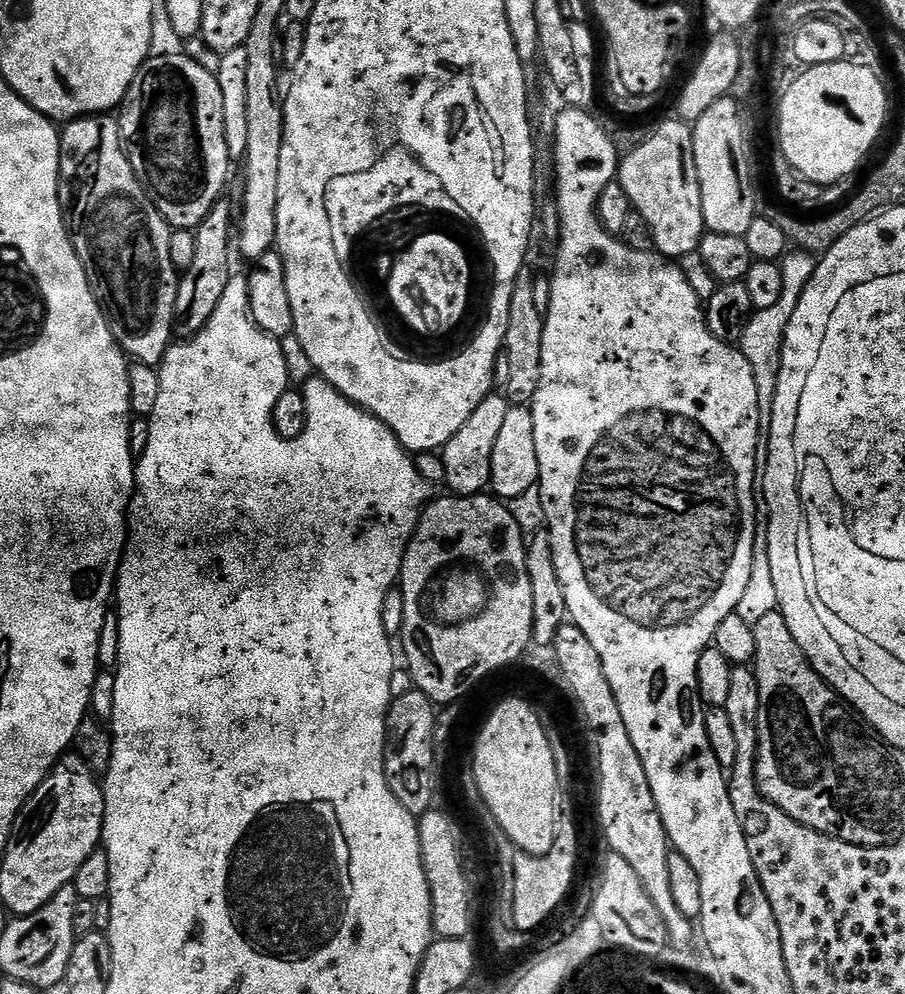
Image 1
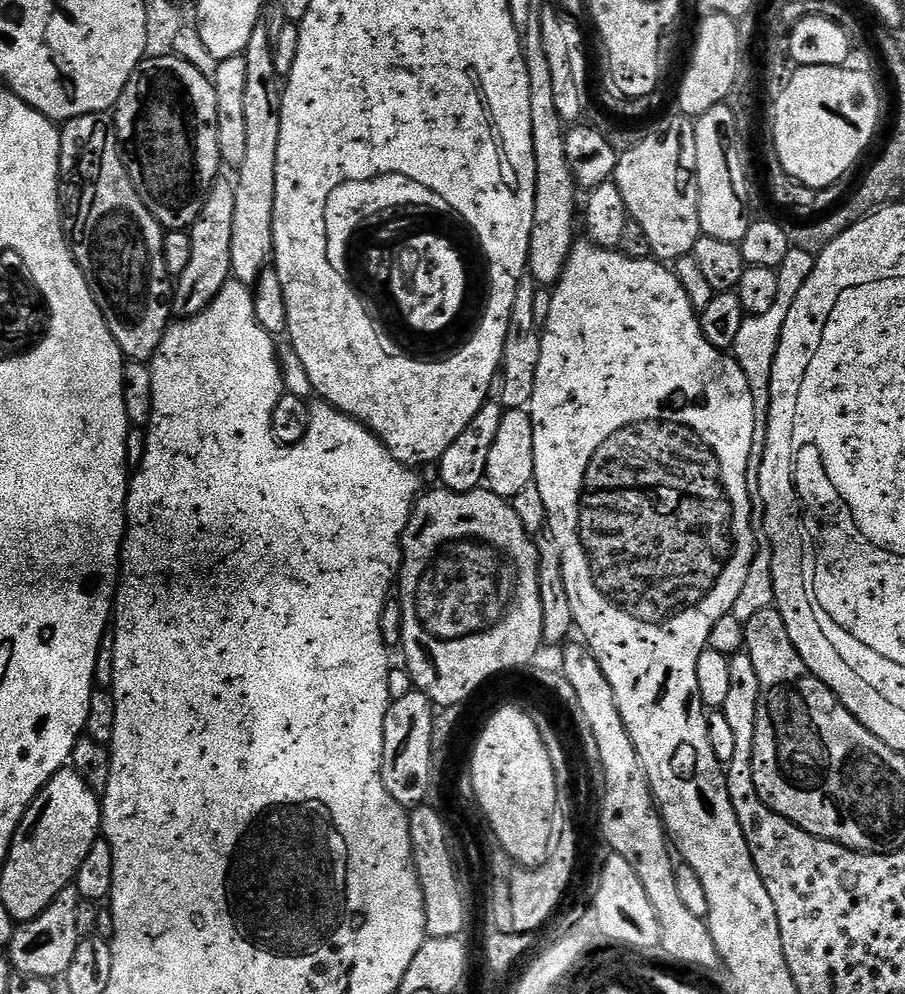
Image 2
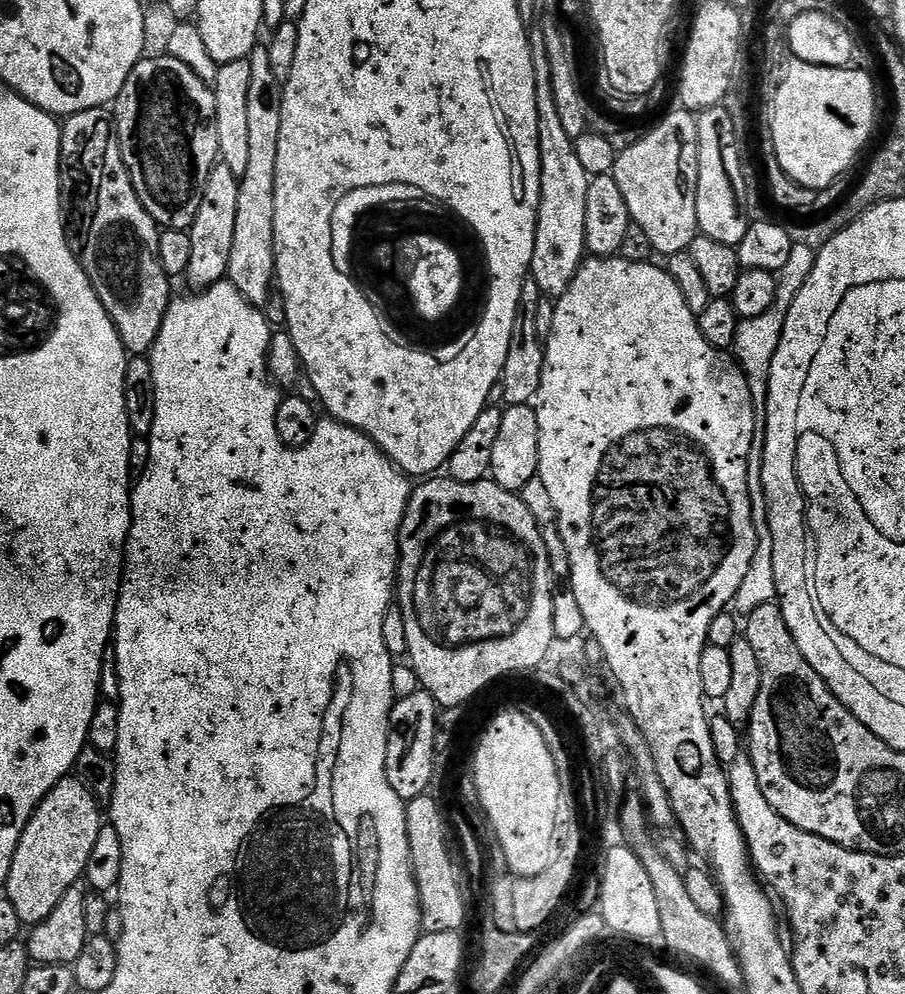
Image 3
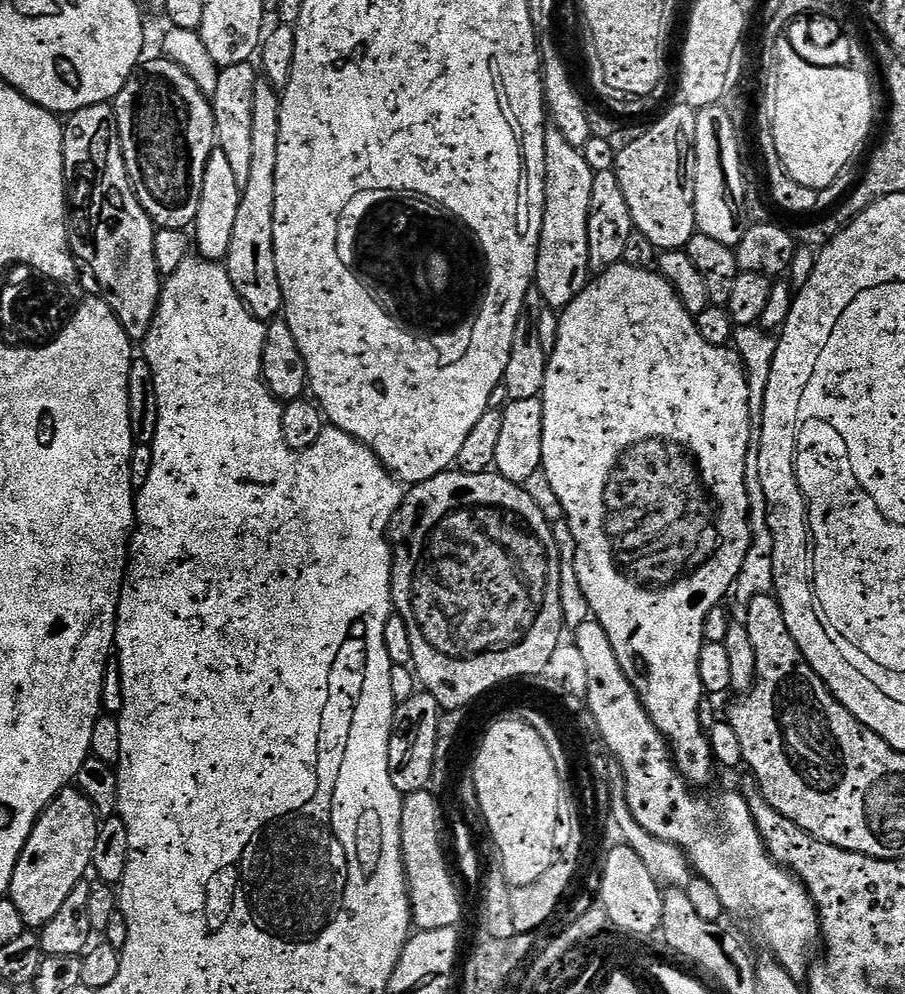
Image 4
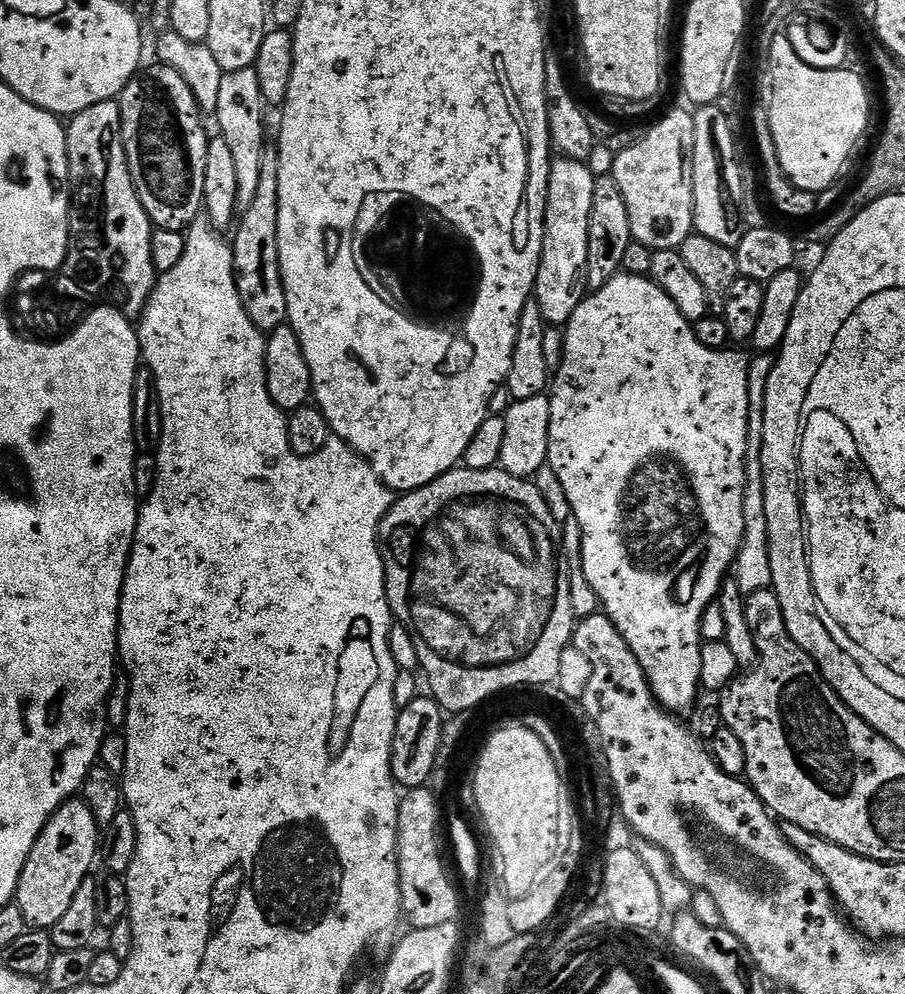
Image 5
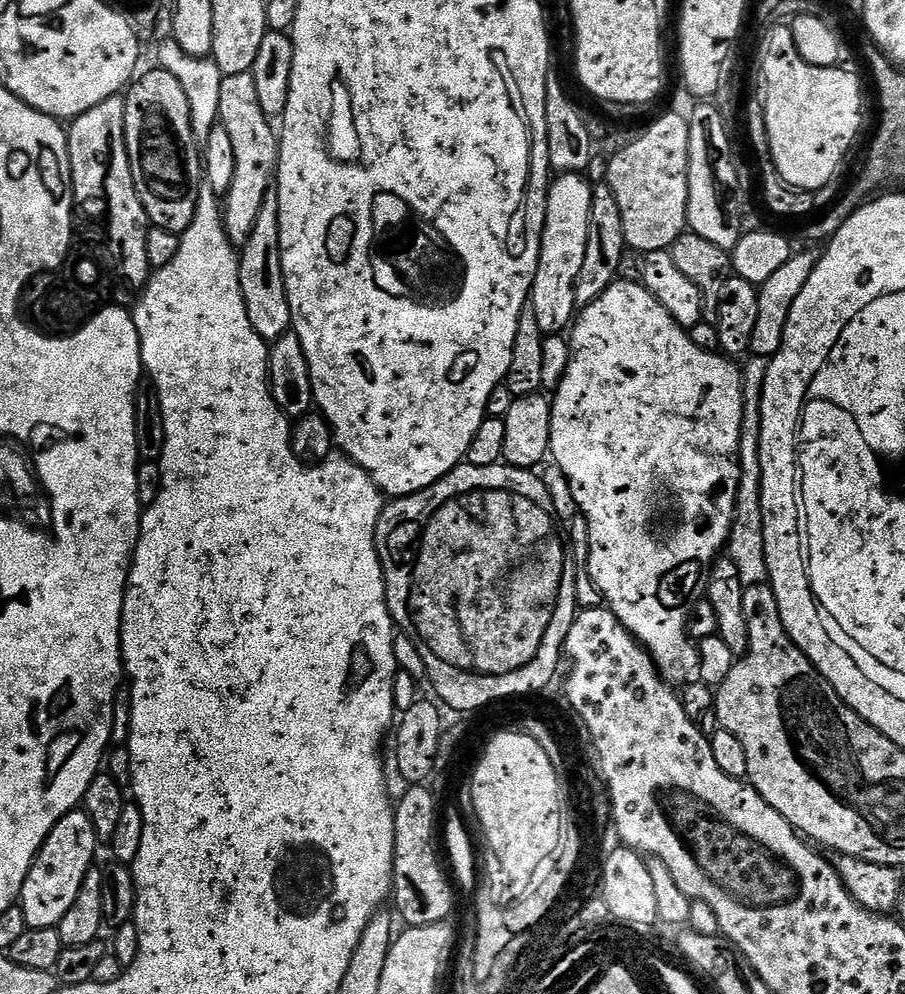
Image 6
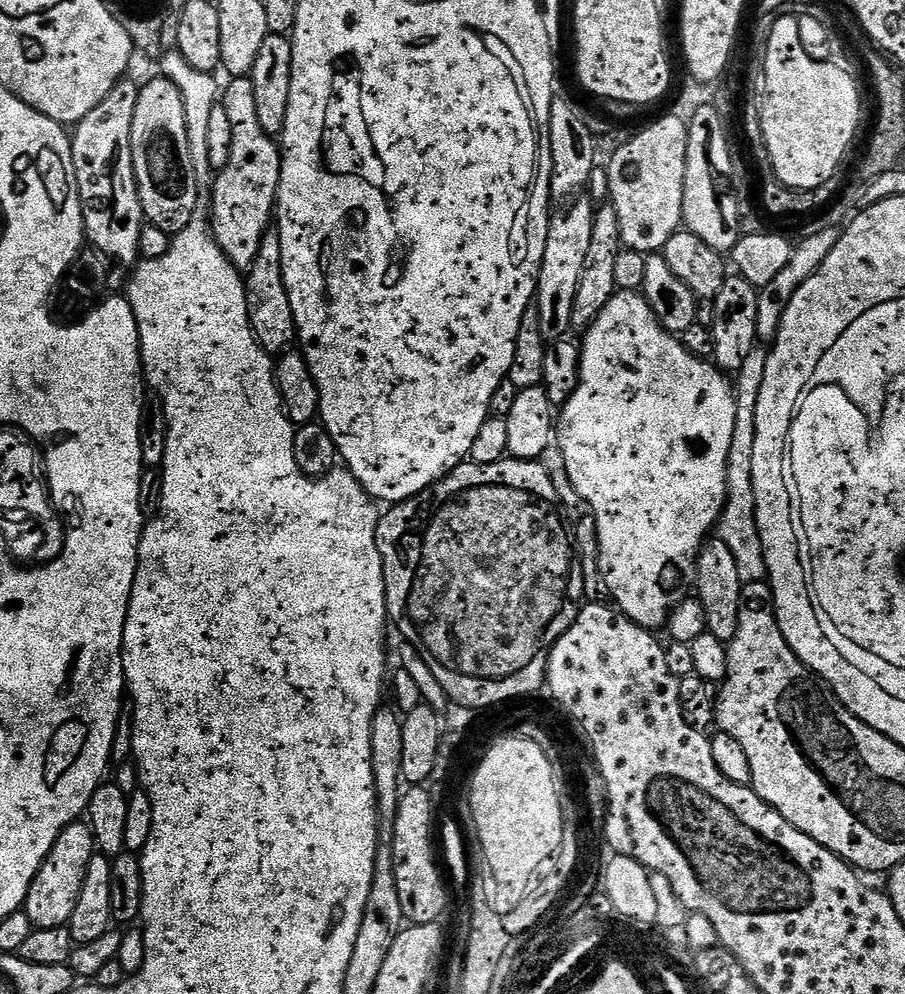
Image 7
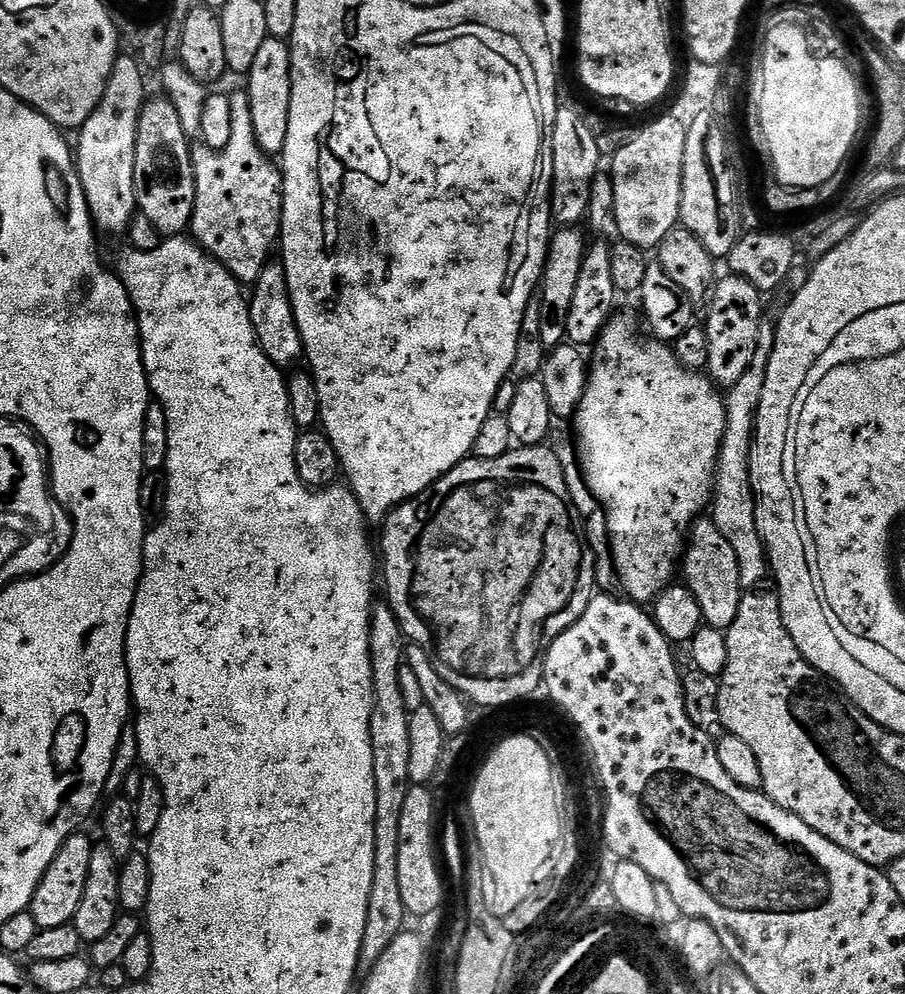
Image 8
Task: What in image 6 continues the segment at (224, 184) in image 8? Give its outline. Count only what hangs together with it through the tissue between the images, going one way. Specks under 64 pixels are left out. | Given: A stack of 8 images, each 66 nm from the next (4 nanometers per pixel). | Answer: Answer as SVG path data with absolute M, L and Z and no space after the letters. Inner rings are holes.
M251 72L230 74L221 82L219 123L234 142L234 182L222 200L224 228L233 244L242 246L258 222L258 212L266 202L266 194L273 191L276 165L280 162L280 141L273 121L258 103L258 89Z

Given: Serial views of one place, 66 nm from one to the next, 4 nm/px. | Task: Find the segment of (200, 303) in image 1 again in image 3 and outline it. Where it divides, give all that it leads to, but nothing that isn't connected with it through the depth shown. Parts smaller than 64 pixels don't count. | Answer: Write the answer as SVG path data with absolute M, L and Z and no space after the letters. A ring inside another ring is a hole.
M223 162L217 163L206 182L206 194L202 194L202 206L190 229L192 257L186 280L196 286L211 286L227 277L230 266L230 250L234 250L234 221L238 218L240 177Z

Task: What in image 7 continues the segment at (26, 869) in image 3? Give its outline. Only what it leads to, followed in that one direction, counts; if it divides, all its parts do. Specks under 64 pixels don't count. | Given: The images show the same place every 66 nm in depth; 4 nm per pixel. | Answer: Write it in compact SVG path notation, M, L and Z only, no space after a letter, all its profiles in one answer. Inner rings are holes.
M87 823L71 824L62 830L62 834L58 834L50 854L42 862L42 866L30 886L28 897L24 899L22 910L30 918L33 929L63 928L67 925L69 918L74 914L74 906L78 906L78 894L82 894L82 882L86 882L86 870L95 855L97 855L96 839L92 837L92 829L88 827Z

